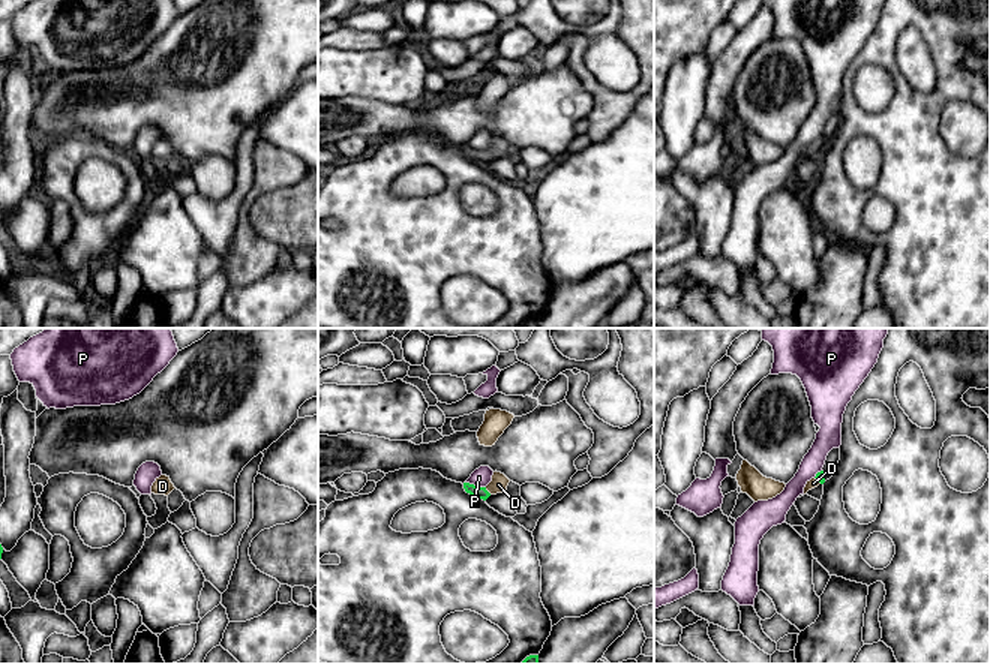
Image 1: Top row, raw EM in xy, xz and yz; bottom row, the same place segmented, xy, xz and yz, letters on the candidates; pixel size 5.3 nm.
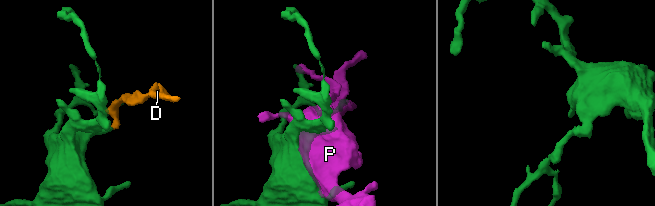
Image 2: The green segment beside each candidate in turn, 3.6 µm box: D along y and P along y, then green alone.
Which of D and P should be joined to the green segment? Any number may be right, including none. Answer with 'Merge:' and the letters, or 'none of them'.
Merge: D

